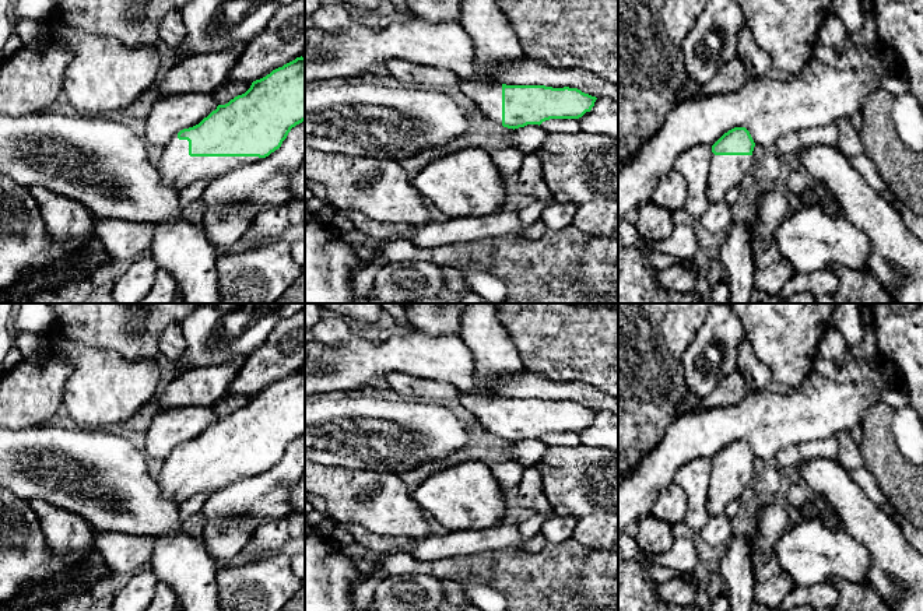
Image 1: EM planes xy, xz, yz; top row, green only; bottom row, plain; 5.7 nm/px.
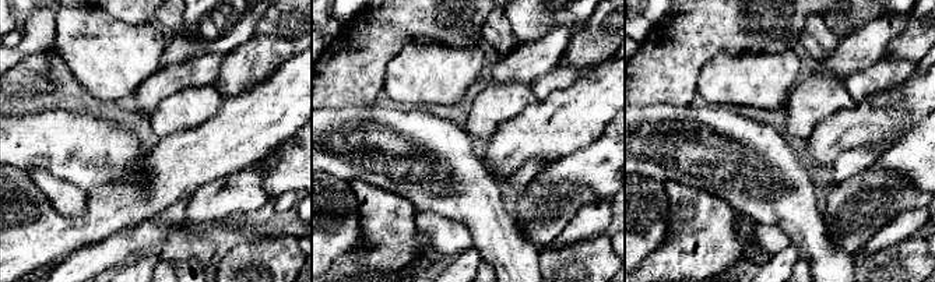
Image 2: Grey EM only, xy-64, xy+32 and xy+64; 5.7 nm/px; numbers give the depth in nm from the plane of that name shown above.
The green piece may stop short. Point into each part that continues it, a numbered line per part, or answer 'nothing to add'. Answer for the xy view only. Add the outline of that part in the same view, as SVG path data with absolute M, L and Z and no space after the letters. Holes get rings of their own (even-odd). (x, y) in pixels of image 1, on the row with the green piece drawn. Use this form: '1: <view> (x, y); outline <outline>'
1: xy (178, 169); outline M178 134L164 147L155 164L162 182L176 193L201 179L218 179L228 172L257 162L259 157L190 157L189 141Z

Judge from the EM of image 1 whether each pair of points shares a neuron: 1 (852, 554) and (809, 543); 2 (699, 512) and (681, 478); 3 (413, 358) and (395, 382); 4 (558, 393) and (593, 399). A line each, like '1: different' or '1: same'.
1: same
2: same
3: different
4: same

